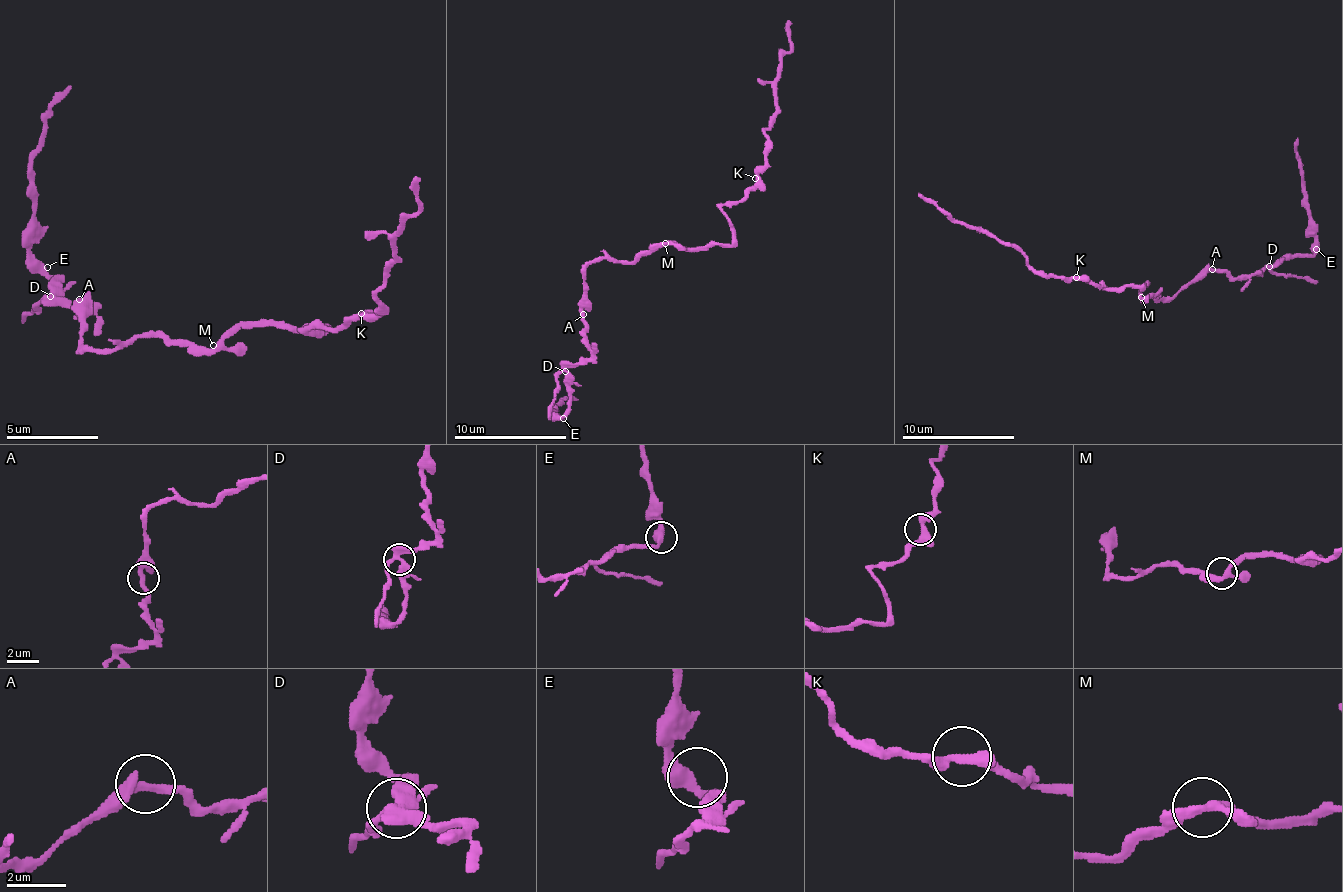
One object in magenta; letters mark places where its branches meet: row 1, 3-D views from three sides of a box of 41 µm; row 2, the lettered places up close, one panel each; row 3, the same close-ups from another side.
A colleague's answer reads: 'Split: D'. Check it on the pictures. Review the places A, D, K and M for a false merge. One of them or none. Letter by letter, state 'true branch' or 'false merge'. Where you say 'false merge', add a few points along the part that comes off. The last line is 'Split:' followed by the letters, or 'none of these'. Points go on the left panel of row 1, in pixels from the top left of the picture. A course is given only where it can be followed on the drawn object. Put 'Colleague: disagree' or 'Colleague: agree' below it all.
A: true branch
D: false merge | (51, 294), (56, 281), (33, 253), (33, 156), (47, 110), (70, 86)
K: true branch
M: true branch
Split: D
Colleague: agree

